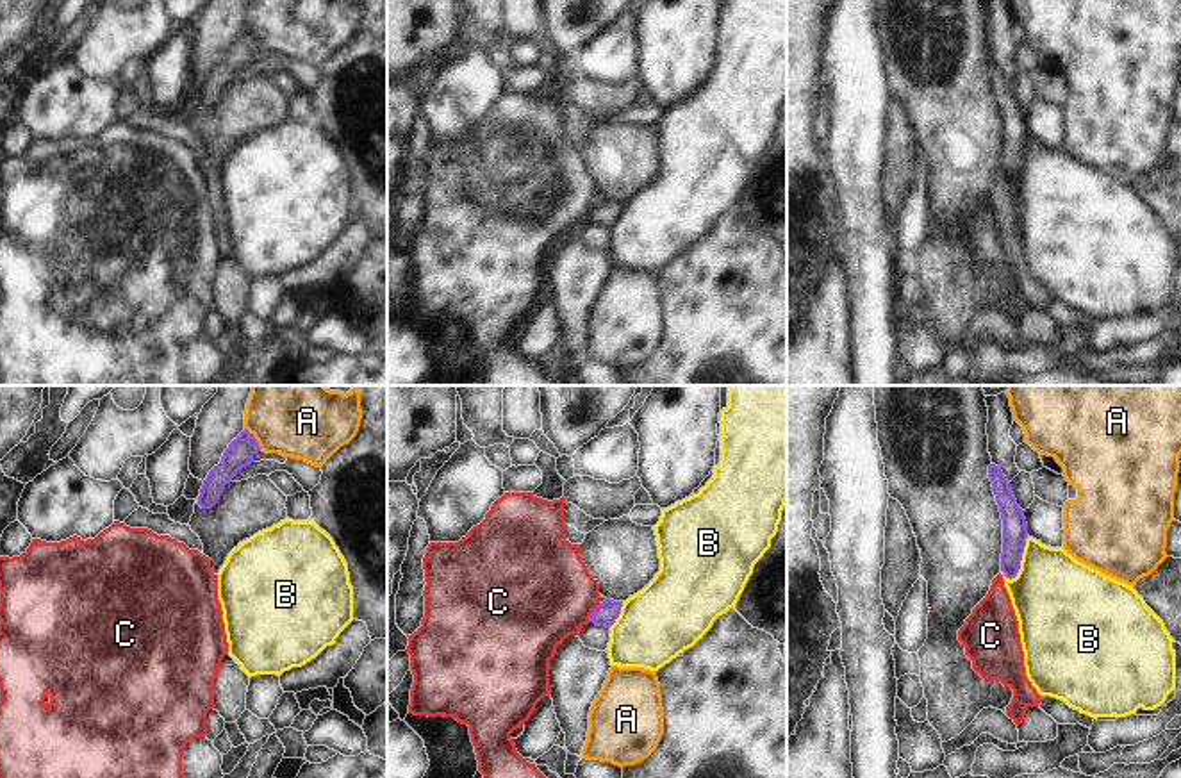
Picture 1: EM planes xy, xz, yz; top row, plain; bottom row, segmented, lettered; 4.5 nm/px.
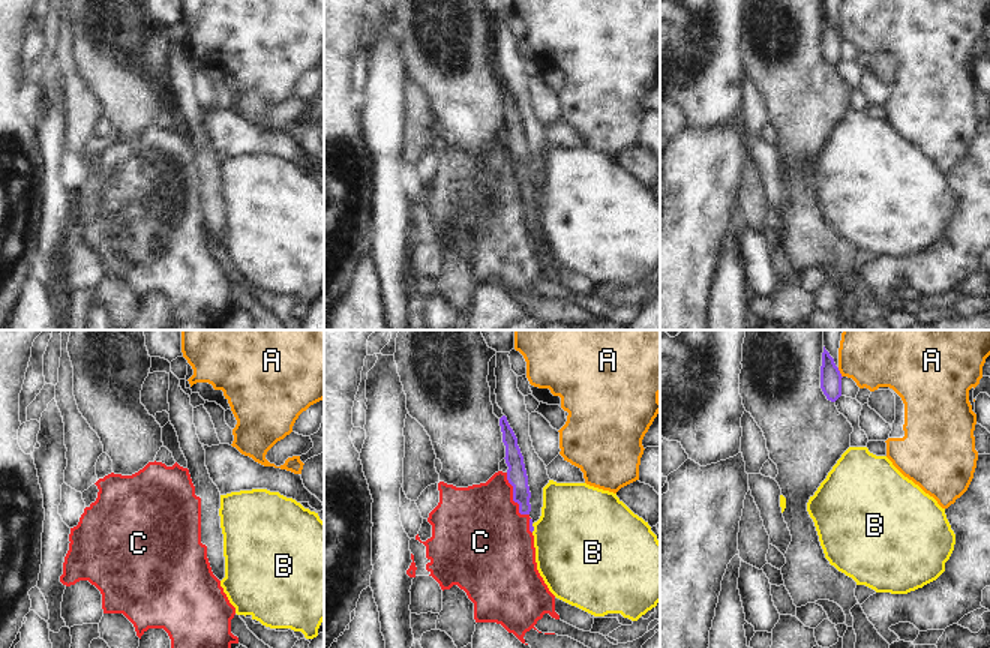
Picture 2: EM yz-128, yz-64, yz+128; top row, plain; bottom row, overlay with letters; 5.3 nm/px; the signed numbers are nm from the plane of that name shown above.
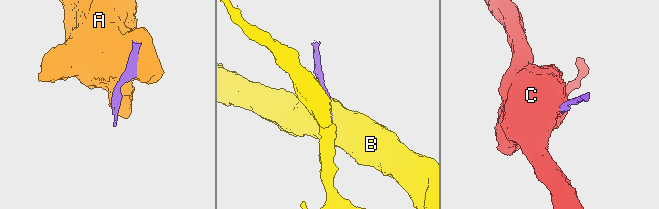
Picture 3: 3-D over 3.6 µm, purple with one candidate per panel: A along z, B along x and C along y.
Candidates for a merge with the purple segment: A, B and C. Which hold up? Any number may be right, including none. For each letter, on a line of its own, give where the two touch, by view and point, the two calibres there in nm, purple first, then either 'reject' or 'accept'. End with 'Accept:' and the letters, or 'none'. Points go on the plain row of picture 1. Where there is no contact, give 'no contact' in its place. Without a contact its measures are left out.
A: meets purple in xy at (254, 38); 130 nm thick on the purple side, 280 nm on the other; reject
B: meets purple in yz at (1021, 159); 110 nm thick on the purple side, 400 nm on the other; reject
C: meets purple in xz at (593, 213); 100 nm thick on the purple side, 460 nm on the other; reject
Accept: none

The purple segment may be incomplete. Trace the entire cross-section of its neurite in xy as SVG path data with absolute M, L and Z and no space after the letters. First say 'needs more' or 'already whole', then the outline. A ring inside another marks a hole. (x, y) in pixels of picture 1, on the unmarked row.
already whole | M246 29L228 45L221 62L214 66L200 89L198 105L202 109L212 109L225 86L232 82L237 71L253 62L253 55L260 52L260 46L253 34Z

